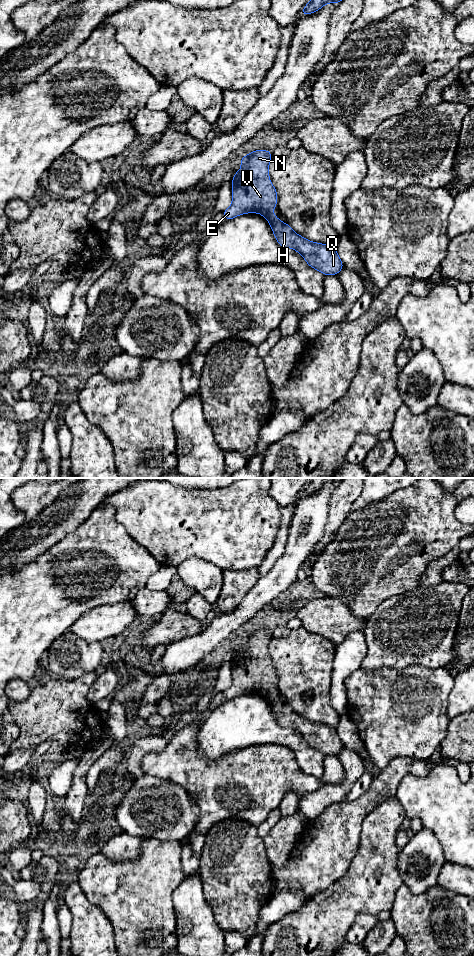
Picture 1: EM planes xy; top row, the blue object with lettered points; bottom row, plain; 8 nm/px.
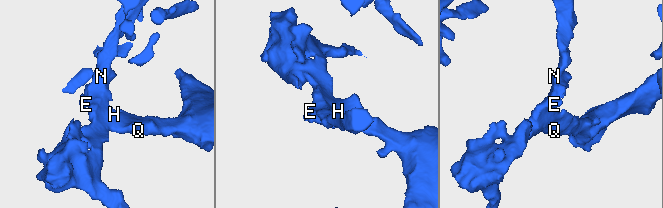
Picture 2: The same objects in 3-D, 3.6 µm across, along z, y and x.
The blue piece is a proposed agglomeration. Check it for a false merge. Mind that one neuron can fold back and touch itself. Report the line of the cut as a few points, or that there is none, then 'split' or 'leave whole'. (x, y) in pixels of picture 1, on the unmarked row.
no cut; leave whole

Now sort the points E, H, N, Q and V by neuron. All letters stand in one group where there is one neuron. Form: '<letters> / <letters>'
E H N Q V

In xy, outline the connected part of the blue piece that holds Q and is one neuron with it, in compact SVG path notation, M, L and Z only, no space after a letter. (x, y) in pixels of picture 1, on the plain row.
M256 630L241 637L241 650L232 659L232 685L223 691L226 700L244 693L260 693L268 701L282 727L299 732L307 744L325 756L337 755L343 748L336 728L308 721L295 713L272 692L277 687L277 671L269 659L268 646L272 633Z

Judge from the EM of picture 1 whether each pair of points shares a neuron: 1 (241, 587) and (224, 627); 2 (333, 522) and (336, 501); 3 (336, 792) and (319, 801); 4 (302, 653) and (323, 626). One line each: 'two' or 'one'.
1: two
2: one
3: one
4: two

